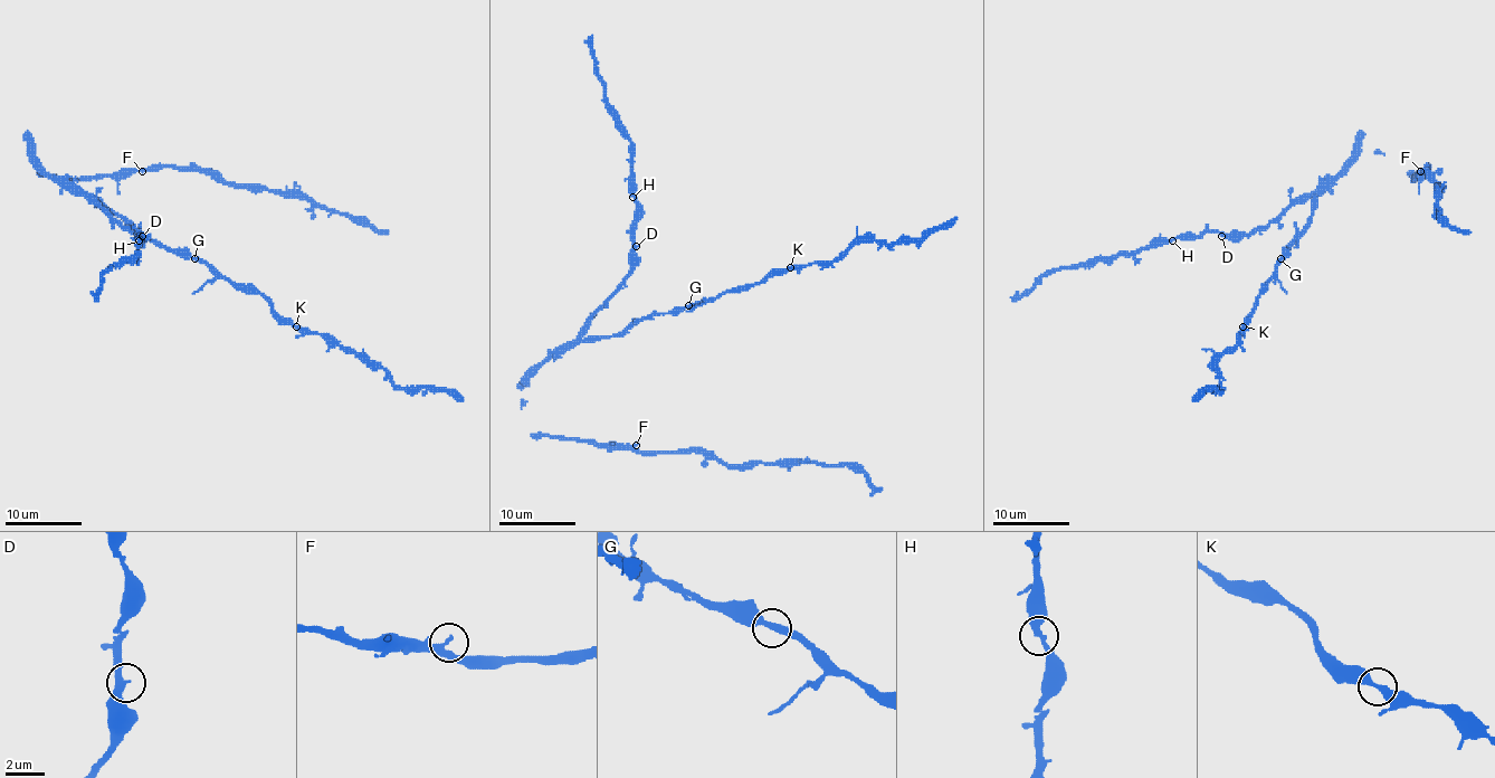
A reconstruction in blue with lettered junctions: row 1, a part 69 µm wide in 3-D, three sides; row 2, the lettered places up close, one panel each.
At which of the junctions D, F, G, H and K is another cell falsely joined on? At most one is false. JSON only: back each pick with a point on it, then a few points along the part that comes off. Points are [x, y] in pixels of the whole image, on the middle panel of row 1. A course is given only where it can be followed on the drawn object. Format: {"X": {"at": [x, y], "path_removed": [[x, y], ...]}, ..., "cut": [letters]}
{"cut": []}

